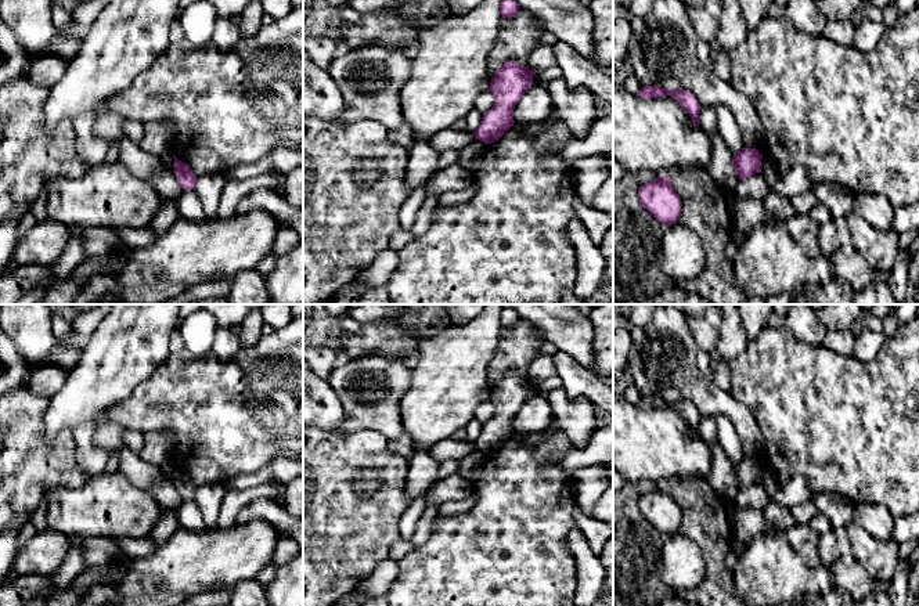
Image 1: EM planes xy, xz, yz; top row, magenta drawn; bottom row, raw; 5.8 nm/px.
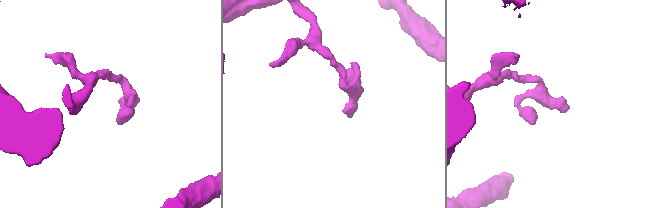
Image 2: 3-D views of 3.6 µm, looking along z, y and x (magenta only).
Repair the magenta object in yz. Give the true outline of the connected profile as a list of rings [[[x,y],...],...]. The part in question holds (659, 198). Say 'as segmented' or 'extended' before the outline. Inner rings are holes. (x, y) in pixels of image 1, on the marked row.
as segmented; [[[659,176],[656,180],[639,185],[638,201],[656,220],[664,226],[677,223],[681,213],[681,199],[670,177]]]

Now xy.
as segmented; [[[174,155],[173,159],[174,159],[174,176],[180,187],[183,190],[194,190],[197,176],[192,173],[191,167],[187,163],[179,160]]]

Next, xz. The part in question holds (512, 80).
as segmented; [[[509,59],[491,77],[489,91],[495,97],[495,102],[483,113],[479,127],[473,131],[476,140],[491,144],[513,126],[515,105],[531,86],[534,75],[529,66]]]

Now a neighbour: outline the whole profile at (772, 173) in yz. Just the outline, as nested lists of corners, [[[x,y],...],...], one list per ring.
[[[764,156],[761,159],[761,172],[768,187],[781,180],[786,173],[786,170],[781,169],[778,165]]]

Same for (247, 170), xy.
[[[275,148],[255,163],[244,163],[228,169],[224,176],[227,180],[245,180],[270,170],[277,170],[286,176],[298,167],[303,167],[303,149]]]

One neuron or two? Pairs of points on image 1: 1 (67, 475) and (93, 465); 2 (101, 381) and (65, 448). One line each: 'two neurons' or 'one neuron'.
1: two neurons
2: two neurons

